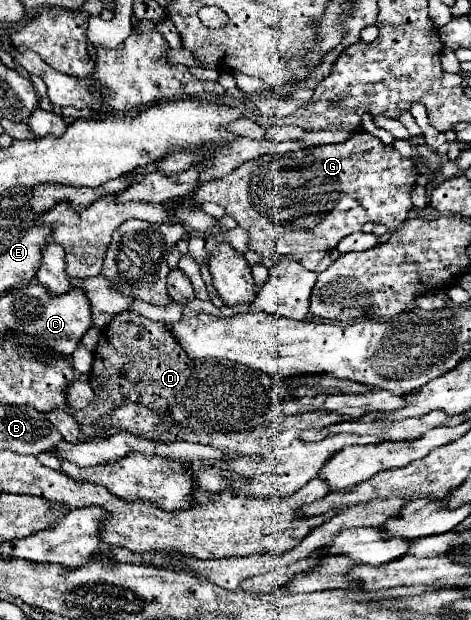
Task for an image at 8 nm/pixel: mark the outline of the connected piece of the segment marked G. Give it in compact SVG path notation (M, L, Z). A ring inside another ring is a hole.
M354 132L342 144L322 144L306 150L284 152L284 154L264 154L252 162L244 162L232 174L204 184L196 194L197 204L216 202L224 206L238 226L250 232L250 250L262 258L262 264L272 270L280 262L280 234L282 234L282 256L292 256L296 260L306 258L316 250L334 250L338 242L362 230L366 222L384 224L390 232L402 226L412 210L410 192L420 176L420 168L412 158L404 158L392 146L384 146L378 138L368 132ZM310 216L322 216L322 222L310 222Z

